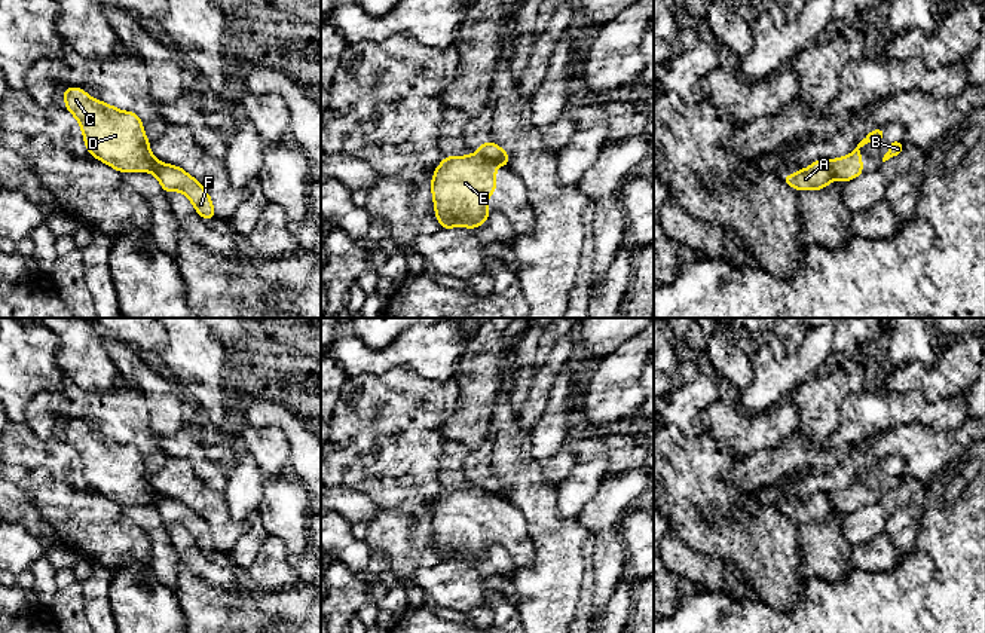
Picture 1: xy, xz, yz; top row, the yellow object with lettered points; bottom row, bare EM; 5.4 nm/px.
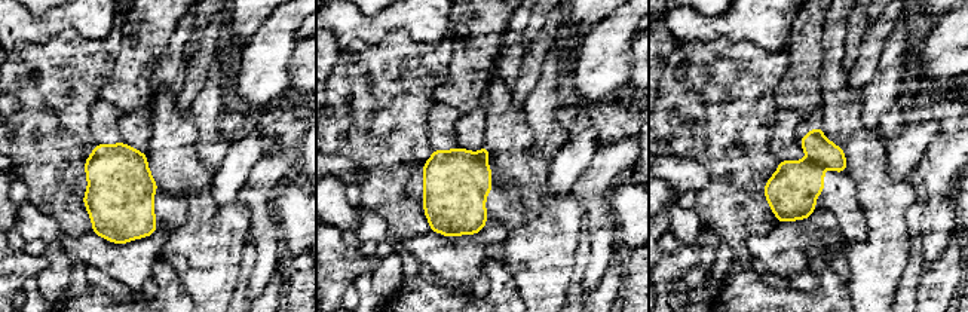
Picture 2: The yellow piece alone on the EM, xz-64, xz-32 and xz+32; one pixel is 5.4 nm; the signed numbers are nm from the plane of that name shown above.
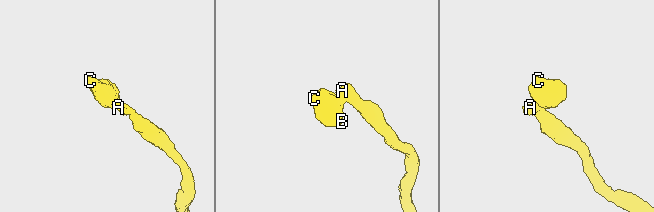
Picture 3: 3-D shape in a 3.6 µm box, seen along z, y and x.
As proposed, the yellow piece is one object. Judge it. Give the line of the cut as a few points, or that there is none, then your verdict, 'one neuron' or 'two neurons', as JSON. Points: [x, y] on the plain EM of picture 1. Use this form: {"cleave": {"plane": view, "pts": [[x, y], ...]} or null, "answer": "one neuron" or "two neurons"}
{"cleave": {"plane": "xz", "pts": [[477, 485], [498, 497]]}, "answer": "two neurons"}

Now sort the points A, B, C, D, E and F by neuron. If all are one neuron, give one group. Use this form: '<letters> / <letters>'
A F / B C D E

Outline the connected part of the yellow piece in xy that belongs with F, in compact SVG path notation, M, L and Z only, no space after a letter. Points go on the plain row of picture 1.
M160 496L156 502L152 504L152 507L156 508L165 526L184 526L202 551L212 553L215 550L209 526L183 501L169 496Z

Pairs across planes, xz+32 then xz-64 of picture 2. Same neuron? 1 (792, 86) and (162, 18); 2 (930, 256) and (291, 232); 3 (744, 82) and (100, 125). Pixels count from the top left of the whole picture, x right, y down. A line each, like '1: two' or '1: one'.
1: one
2: two
3: two

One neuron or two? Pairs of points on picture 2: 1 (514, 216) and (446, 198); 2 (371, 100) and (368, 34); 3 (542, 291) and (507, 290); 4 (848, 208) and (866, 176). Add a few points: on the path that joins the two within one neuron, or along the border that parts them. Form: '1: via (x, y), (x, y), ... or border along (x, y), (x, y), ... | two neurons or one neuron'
1: via (498, 207), (462, 207) | one neuron
2: border along (401, 28), (374, 43), (352, 42), (342, 49) | two neurons
3: border along (502, 263), (521, 296) | two neurons
4: border along (846, 173), (854, 184), (866, 228) | two neurons

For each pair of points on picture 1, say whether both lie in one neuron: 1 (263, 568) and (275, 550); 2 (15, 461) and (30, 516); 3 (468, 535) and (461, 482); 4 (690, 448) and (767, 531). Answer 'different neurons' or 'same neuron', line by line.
1: same neuron
2: different neurons
3: different neurons
4: same neuron

